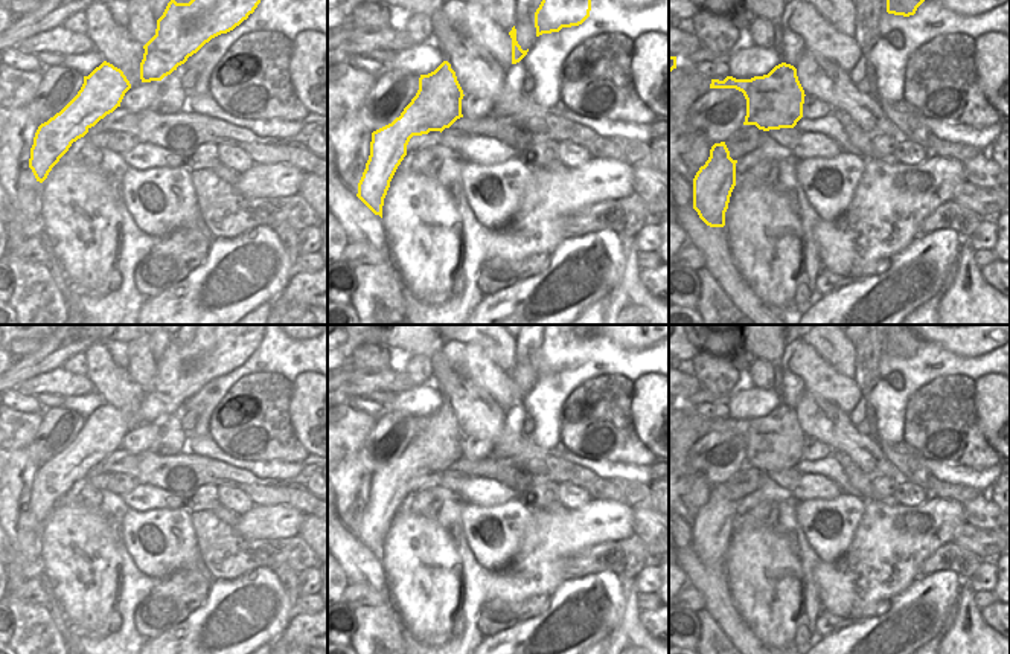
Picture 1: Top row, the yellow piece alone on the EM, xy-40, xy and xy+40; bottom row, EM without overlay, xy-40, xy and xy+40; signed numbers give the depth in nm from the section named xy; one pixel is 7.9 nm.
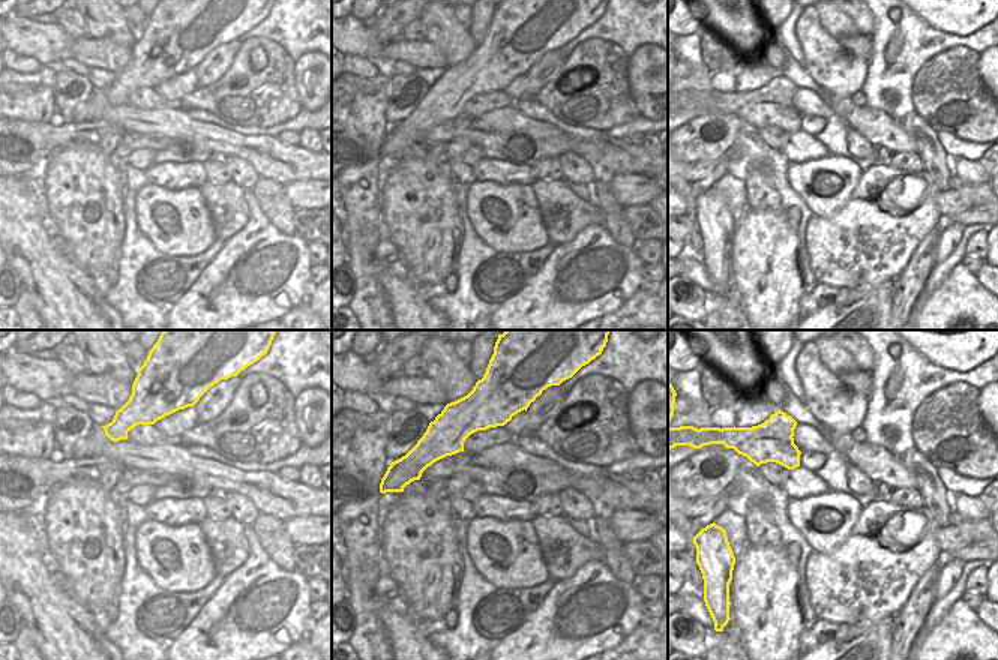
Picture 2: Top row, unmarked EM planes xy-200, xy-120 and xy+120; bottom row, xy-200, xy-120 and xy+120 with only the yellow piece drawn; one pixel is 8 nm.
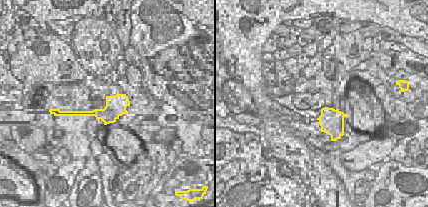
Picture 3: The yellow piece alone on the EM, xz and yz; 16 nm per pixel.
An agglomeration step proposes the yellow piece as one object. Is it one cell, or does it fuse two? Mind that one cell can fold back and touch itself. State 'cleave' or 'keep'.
cleave

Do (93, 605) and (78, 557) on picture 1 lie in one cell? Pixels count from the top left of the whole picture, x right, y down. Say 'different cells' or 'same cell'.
same cell

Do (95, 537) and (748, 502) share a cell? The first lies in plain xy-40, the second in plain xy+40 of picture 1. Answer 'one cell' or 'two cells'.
two cells

